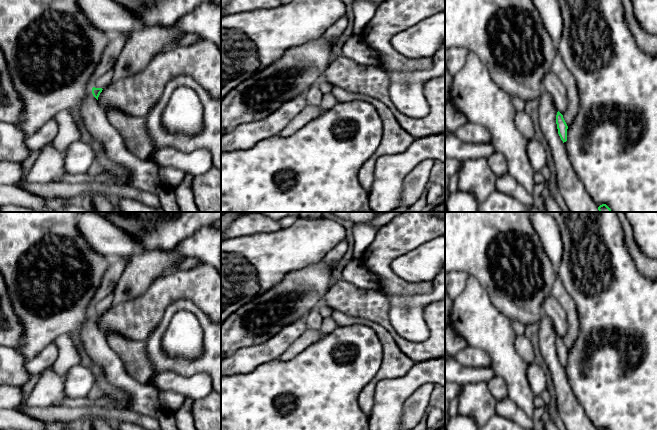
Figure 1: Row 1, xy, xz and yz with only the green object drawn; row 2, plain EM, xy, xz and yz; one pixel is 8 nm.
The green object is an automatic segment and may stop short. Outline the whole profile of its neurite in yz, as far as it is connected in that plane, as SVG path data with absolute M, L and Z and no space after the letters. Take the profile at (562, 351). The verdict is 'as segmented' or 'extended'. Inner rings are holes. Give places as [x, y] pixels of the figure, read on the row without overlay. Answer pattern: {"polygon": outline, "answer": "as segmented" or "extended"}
{"polygon": "M559 335L557 336L556 339L556 348L557 348L558 358L564 367L567 365L568 350L563 342L563 339Z", "answer": "as segmented"}

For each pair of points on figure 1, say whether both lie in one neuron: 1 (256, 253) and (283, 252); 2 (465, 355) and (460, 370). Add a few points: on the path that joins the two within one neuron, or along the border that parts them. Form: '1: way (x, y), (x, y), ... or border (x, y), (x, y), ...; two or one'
1: way (263, 253), (276, 253); one
2: border (455, 358), (464, 365), (485, 368); two

